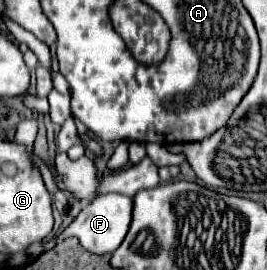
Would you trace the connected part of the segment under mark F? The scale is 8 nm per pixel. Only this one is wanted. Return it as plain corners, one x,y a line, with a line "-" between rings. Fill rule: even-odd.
101,194
79,212
79,216
58,236
56,245
70,236
77,236
81,240
81,246
85,250
93,252
93,254
113,252
123,242
123,238
125,238
125,234
129,230
131,210
133,210
133,198
131,196
125,196
125,194

